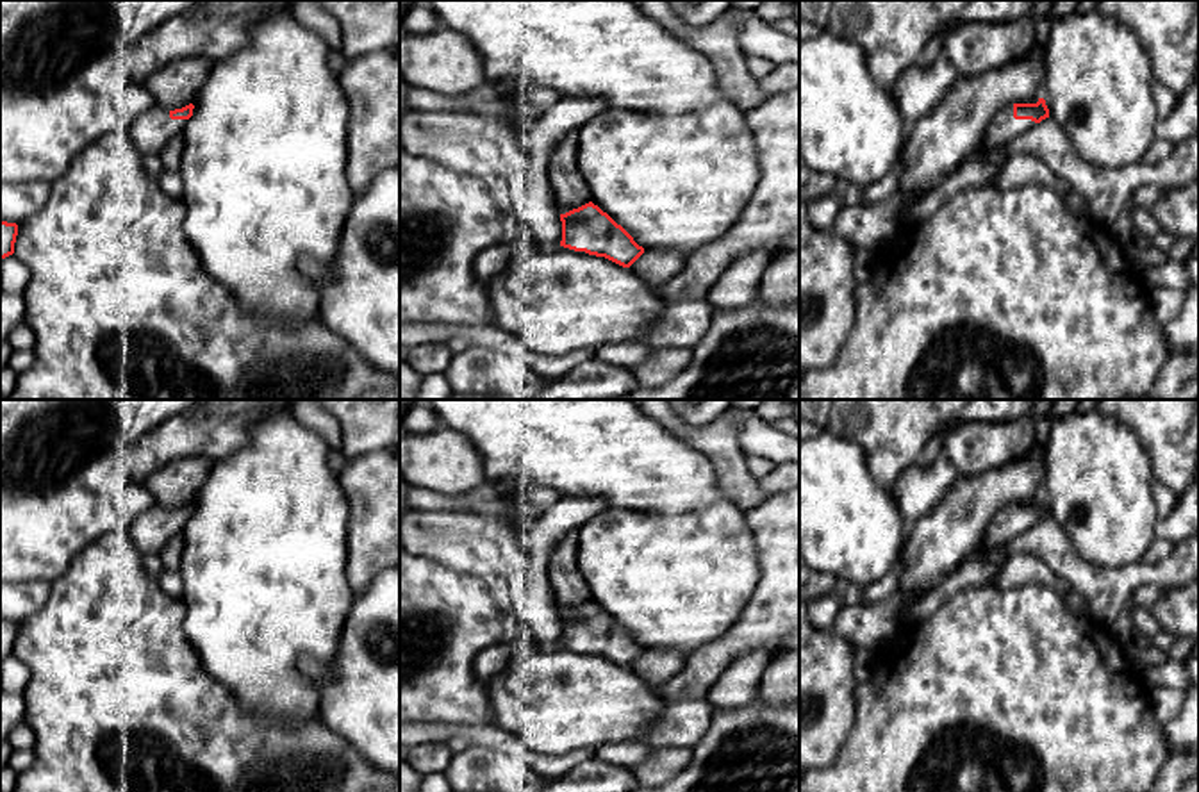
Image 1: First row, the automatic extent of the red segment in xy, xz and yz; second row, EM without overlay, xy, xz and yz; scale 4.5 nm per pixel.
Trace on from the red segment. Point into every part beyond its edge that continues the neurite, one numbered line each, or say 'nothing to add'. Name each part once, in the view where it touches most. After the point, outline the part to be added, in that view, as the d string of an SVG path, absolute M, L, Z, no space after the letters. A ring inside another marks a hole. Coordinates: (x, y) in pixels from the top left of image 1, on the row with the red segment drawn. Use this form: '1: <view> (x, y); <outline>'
1: yz (1003, 127); M1013 103L1005 105L997 111L997 114L990 120L988 128L983 136L981 146L985 150L999 150L1008 141L1024 134L1035 125L1031 120L1015 120L1013 118Z

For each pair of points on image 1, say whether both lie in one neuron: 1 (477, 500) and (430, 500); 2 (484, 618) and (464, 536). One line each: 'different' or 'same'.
1: same
2: different

